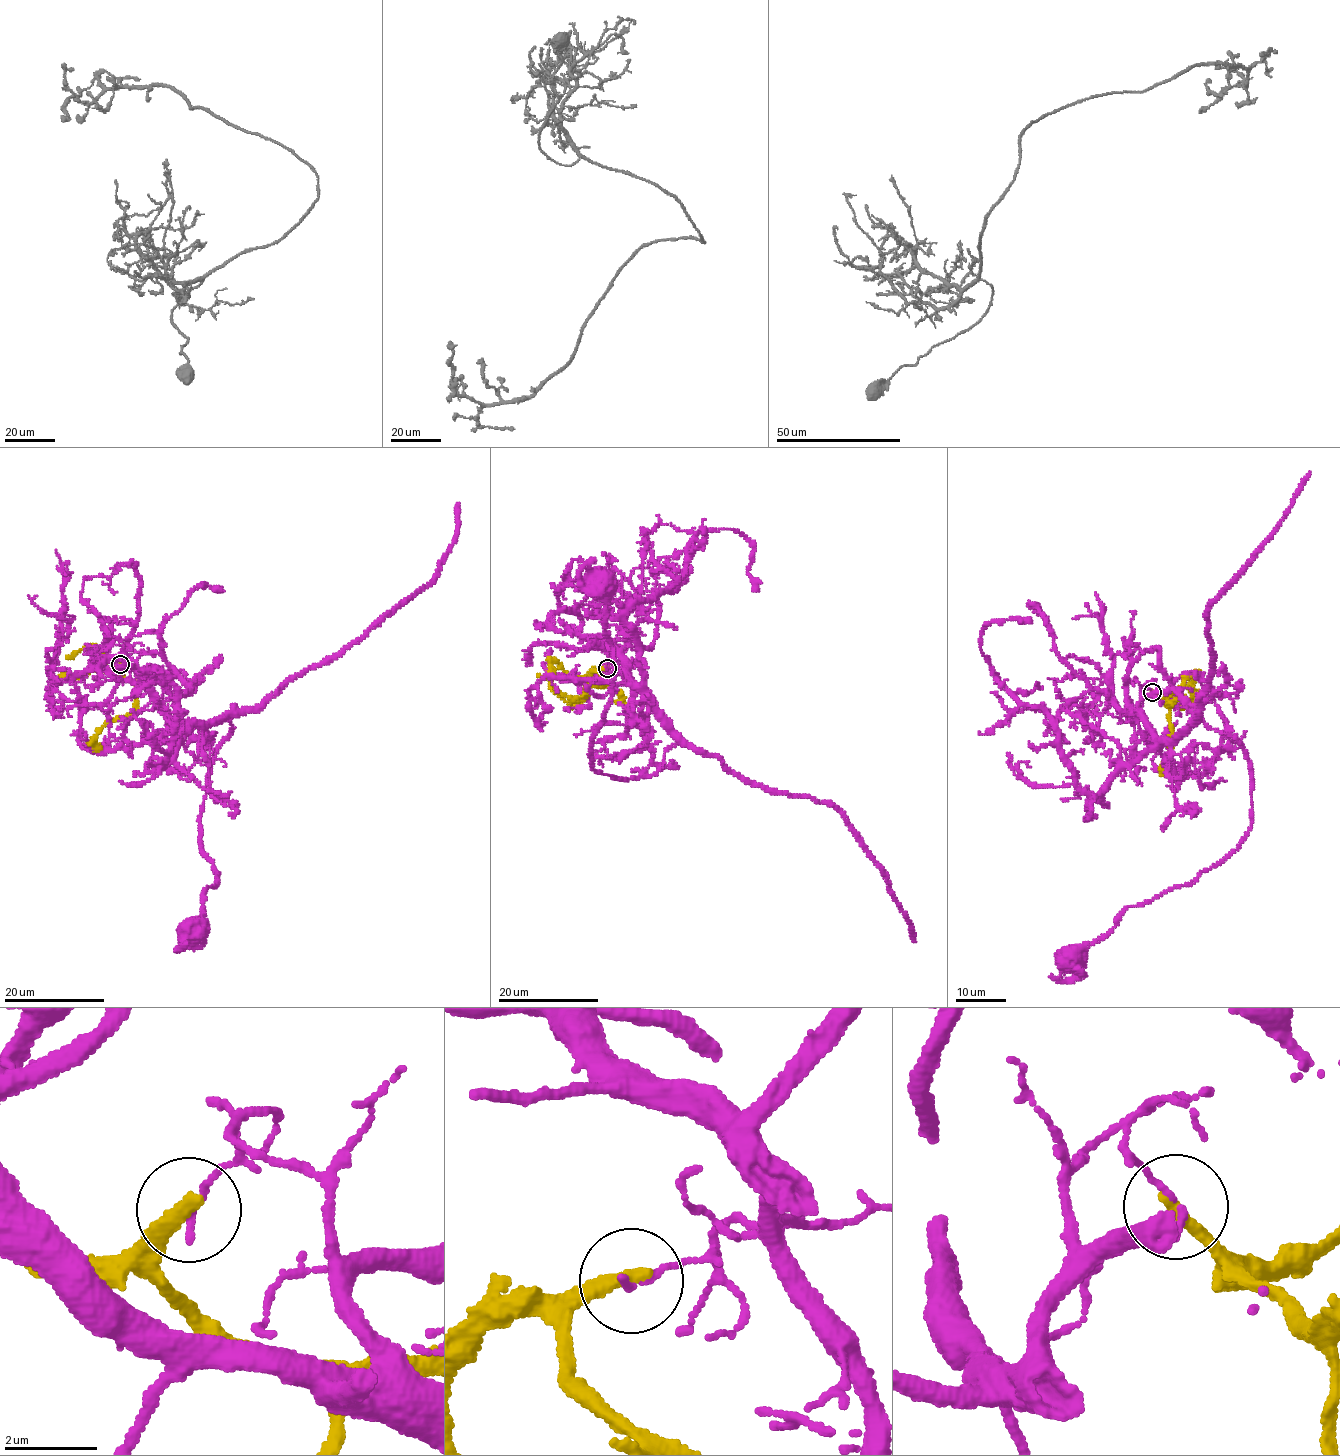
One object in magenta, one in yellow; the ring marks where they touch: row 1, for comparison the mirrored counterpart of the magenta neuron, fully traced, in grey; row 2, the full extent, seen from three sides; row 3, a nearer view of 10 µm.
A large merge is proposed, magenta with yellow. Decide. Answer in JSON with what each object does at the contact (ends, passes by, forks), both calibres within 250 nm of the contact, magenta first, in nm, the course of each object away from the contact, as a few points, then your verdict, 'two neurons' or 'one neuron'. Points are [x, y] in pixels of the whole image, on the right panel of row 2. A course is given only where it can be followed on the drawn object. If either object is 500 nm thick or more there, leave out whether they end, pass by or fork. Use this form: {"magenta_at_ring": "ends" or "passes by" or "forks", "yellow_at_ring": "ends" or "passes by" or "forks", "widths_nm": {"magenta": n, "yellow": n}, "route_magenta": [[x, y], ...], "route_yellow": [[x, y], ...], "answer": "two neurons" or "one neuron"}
{"magenta_at_ring": "ends", "yellow_at_ring": "ends", "widths_nm": {"magenta": 150, "yellow": 360}, "route_magenta": [[1152, 691], [1138, 706], [1158, 741], [1196, 716], [1238, 741], [1249, 833], [1071, 958]], "route_yellow": [[1152, 692], [1169, 709], [1172, 747], [1162, 764], [1166, 770], [1175, 774]], "answer": "two neurons"}

